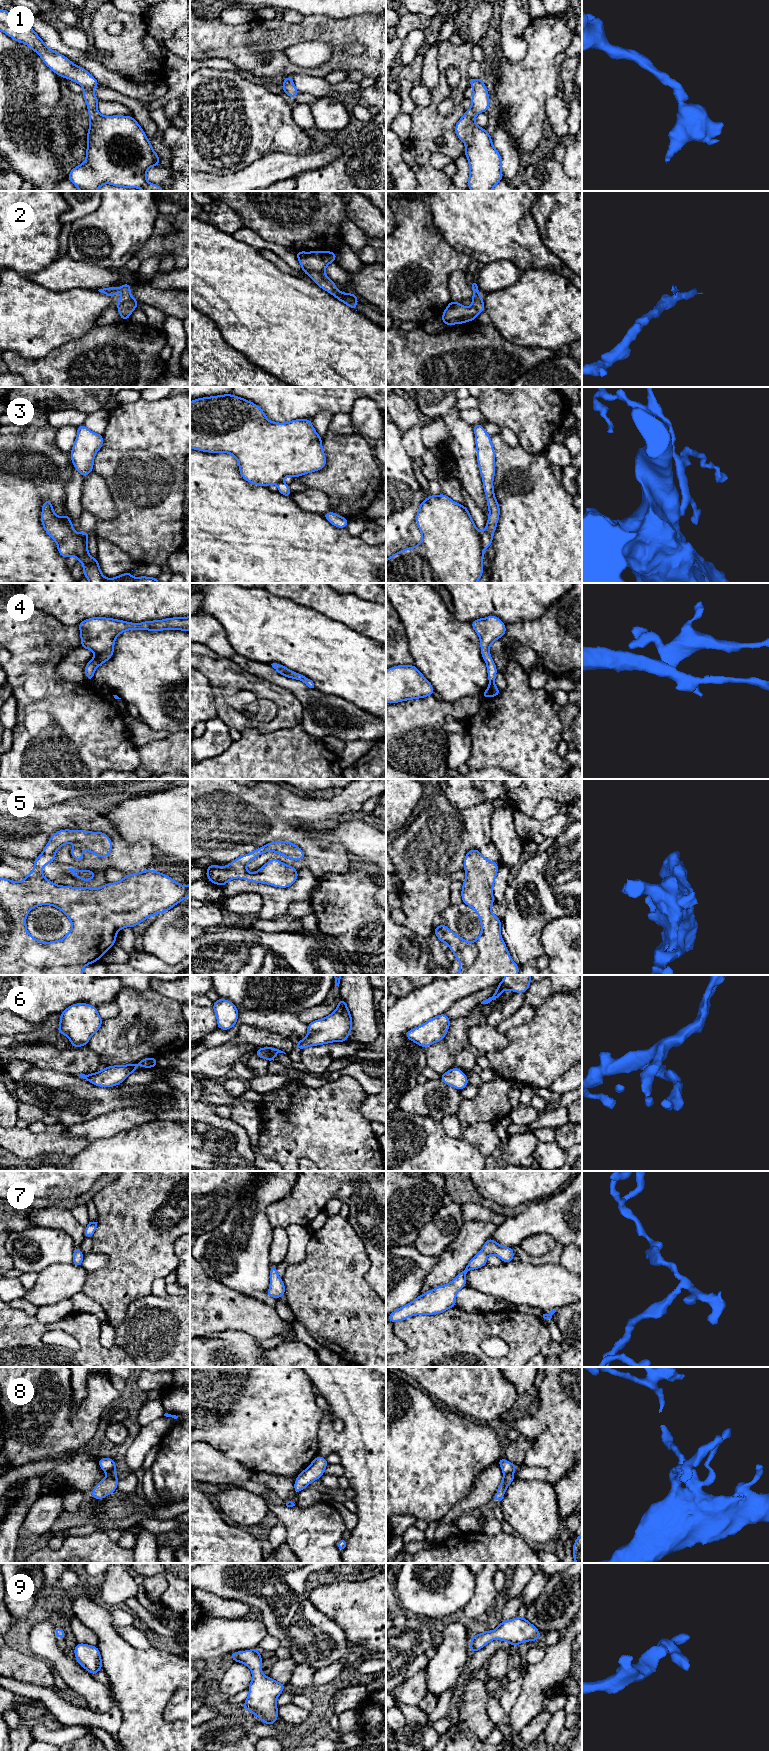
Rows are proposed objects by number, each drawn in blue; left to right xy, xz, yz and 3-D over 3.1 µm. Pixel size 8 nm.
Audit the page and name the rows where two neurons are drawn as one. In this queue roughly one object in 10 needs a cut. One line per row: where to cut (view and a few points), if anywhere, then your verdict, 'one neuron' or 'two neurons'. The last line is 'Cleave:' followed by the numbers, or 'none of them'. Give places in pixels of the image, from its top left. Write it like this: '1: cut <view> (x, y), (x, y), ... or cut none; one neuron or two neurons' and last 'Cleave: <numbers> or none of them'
1: cut none; one neuron
2: cut none; one neuron
3: cut yz (479, 533), (483, 548); two neurons
4: cut none; one neuron
5: cut none; one neuron
6: cut none; one neuron
7: cut none; one neuron
8: cut none; one neuron
9: cut none; one neuron
Cleave: 3

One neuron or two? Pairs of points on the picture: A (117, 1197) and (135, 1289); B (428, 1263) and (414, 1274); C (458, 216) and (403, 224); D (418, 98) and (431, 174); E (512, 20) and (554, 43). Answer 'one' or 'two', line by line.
A: one
B: one
C: two
D: two
E: two

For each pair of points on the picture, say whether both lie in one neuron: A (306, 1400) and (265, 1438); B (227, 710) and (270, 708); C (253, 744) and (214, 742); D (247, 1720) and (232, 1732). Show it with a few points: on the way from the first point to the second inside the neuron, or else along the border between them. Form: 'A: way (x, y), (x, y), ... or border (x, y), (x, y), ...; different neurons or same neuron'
A: way (296, 1407), (275, 1428); same neuron
B: border (221, 692), (221, 697), (225, 702), (257, 721); different neurons
C: border (232, 741), (223, 752), (212, 758); different neurons
D: way (243, 1721), (236, 1728); same neuron

